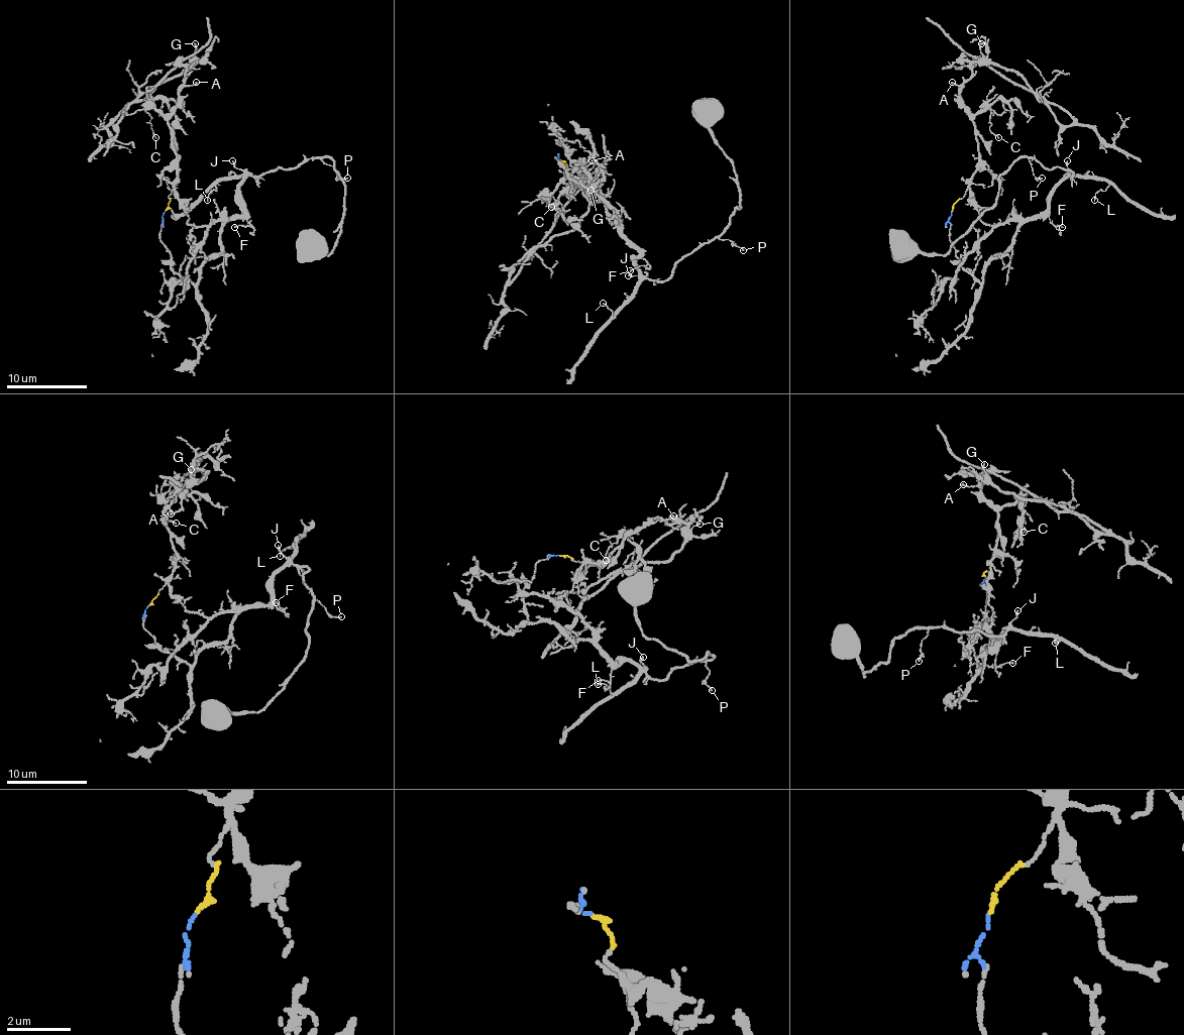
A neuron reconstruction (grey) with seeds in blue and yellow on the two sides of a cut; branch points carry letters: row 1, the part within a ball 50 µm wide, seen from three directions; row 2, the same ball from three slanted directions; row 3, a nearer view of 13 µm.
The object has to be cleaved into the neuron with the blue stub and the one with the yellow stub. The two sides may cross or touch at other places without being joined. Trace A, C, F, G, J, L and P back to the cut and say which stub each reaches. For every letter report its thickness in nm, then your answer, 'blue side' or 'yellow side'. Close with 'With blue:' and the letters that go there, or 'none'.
A: 120 nm thick; yellow side
C: 110 nm thick; yellow side
F: 90 nm thick; blue side
G: 150 nm thick; yellow side
J: 150 nm thick; blue side
L: 100 nm thick; blue side
P: 110 nm thick; blue side
With blue: F, J, L, P

